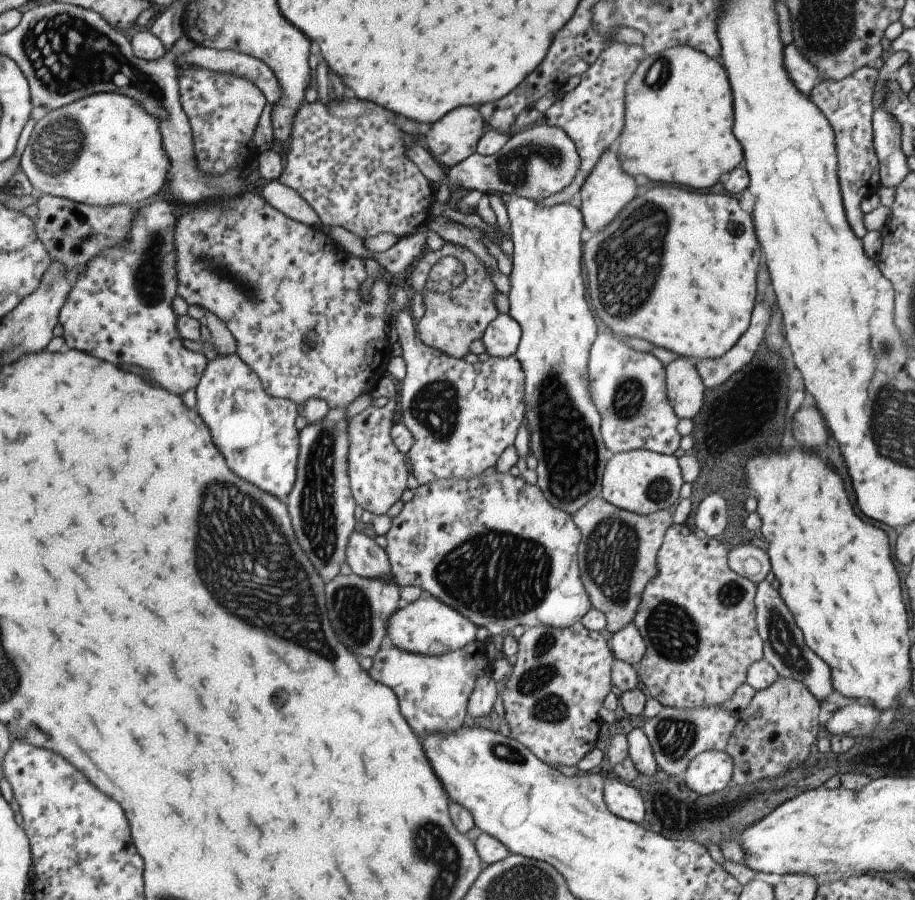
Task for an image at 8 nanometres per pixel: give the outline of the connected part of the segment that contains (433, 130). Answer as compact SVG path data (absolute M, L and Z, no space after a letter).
M461 106L433 123L425 137L428 149L447 169L451 169L478 152L486 120L478 107Z

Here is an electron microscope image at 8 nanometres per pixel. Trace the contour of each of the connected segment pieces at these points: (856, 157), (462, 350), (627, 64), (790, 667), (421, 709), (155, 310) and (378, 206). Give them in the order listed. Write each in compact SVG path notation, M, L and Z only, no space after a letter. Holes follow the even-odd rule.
M865 65L838 81L820 79L808 93L809 100L827 117L834 134L837 176L844 215L851 232L860 240L866 230L859 203L878 189L878 160L872 143L871 94L875 70Z
M447 241L440 249L429 251L425 256L421 256L413 271L412 284L416 291L425 291L426 311L423 318L416 323L418 337L428 347L439 349L441 354L447 353L458 359L467 356L471 350L471 344L483 338L489 324L499 315L494 305L494 296L498 290L495 288L492 274L485 268L485 264L463 245ZM446 256L454 256L463 261L467 278L460 287L449 292L431 292L426 288L429 273L439 259Z
M611 43L598 52L595 60L579 76L579 84L571 92L556 98L544 112L543 121L551 127L559 126L575 145L580 163L571 184L559 194L551 194L536 204L541 209L551 208L566 201L578 191L595 161L607 148L613 148L624 125L624 90L629 77L647 54L642 45Z
M763 579L756 584L756 591L753 595L754 621L756 631L762 640L762 658L775 668L779 677L793 679L803 684L819 704L834 689L830 668L805 644L802 632L787 610L786 604L783 604L778 592L771 587L771 584Z
M387 643L374 656L371 676L394 689L403 708L403 716L411 720L411 728L419 736L427 732L458 731L470 714L468 704L477 679L489 673L488 658L481 646L473 644L441 656L420 655L402 651Z
M161 194L149 200L149 202L137 206L137 212L128 234L128 243L124 248L113 247L108 251L97 254L97 256L94 256L87 263L84 271L76 276L74 290L71 291L70 298L67 299L66 306L62 308L62 312L60 313L60 324L64 329L63 338L65 338L66 342L65 348L89 352L89 354L99 356L101 360L107 360L107 362L123 362L127 366L139 366L139 368L151 372L151 378L157 384L163 384L165 388L171 388L171 392L177 392L178 395L183 396L188 390L197 388L209 361L207 362L207 356L203 354L202 350L201 352L192 352L183 346L183 337L180 335L178 329L180 317L173 310L173 300L175 300L175 296L179 295L178 288L180 287L180 280L178 279L178 248L175 244L175 231L182 213L179 212L177 205L177 202L173 202L170 197Z
M347 91L342 99L329 98L329 102L323 104L323 100L317 99L314 103L305 101L296 112L292 120L292 133L290 136L290 147L286 155L286 167L284 173L279 179L283 184L294 188L311 204L317 211L323 225L343 226L355 234L359 238L367 238L383 232L391 232L398 240L405 239L408 236L414 235L417 228L429 226L435 220L435 200L439 200L439 188L435 188L435 184L429 180L418 164L408 155L410 147L415 147L418 142L411 134L407 134L401 130L401 126L397 124L399 118L396 112L390 111L382 107L376 102L367 102L367 100L359 99L351 92Z

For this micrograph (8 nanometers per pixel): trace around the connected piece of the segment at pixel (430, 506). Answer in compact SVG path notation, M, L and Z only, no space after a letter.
M494 471L489 476L479 475L474 479L443 479L429 485L420 485L413 490L414 497L405 503L401 512L393 519L391 530L385 535L387 546L385 550L390 556L392 573L401 587L418 586L423 593L431 594L451 605L455 610L462 612L478 627L485 627L492 637L497 634L509 633L517 624L528 627L548 626L563 628L575 624L587 610L590 609L590 600L579 578L577 566L577 547L580 541L580 532L572 516L566 512L553 508L537 484L525 483L521 476L511 476L507 473Z

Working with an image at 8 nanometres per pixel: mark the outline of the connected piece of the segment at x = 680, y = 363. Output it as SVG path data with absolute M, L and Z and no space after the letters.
M677 357L664 365L666 397L680 418L693 418L703 402L704 384L695 370L694 363Z

